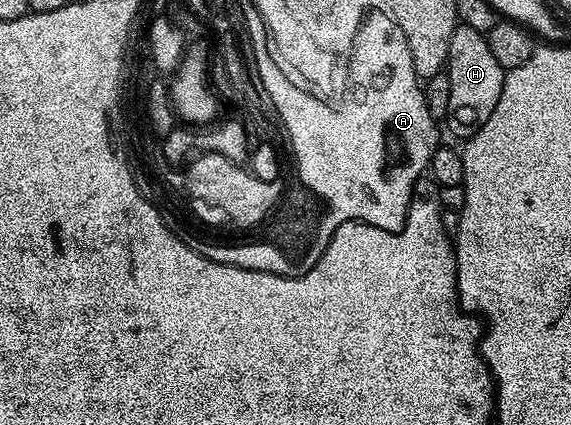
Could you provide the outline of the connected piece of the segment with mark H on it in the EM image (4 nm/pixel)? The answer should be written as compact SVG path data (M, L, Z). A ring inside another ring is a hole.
M459 25L450 38L444 73L452 85L452 97L448 97L444 127L459 141L471 139L480 129L480 125L488 121L492 109L496 109L496 101L500 101L500 89L504 89L506 72L503 71L500 61L496 61L492 49L488 49L485 34Z

